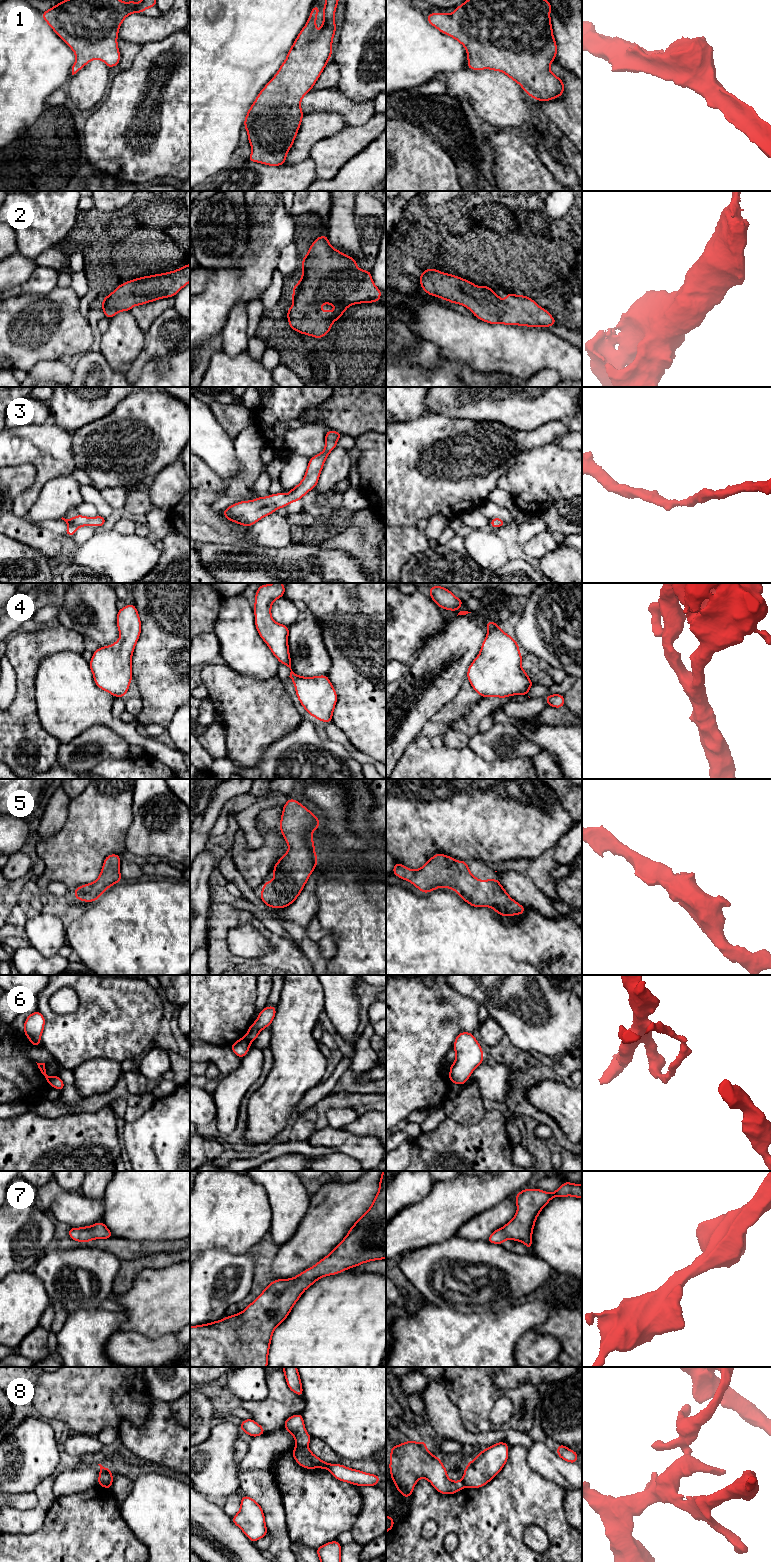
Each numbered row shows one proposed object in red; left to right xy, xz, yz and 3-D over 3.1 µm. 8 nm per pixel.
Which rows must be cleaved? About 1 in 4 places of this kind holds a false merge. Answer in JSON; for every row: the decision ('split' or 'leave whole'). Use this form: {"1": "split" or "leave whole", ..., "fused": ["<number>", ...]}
{"1": "leave whole", "2": "leave whole", "3": "leave whole", "4": "leave whole", "5": "leave whole", "6": "split", "7": "leave whole", "8": "split", "fused": ["6", "8"]}

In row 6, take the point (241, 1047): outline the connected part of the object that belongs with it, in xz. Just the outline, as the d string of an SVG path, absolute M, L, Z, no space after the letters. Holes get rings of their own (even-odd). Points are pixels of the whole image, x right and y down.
M241 1038L237 1040L234 1044L232 1044L230 1047L234 1054L241 1059L248 1053L250 1048L250 1042L248 1042L244 1038Z

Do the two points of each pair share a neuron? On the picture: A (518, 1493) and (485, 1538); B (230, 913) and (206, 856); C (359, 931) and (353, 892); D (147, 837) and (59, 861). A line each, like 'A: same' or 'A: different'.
A: same
B: different
C: same
D: different

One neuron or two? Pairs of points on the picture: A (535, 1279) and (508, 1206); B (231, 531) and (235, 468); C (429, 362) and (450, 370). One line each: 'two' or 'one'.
A: two
B: two
C: one

